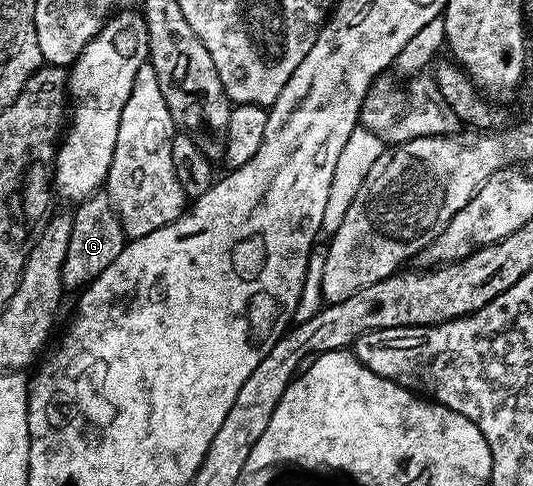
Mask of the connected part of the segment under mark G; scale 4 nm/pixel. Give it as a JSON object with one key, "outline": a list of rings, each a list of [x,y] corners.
{"outline":[[[97,192],[85,198],[71,211],[72,227],[70,228],[70,244],[66,247],[66,264],[62,264],[62,280],[69,291],[79,291],[93,282],[110,264],[114,264],[118,252],[126,245],[124,229],[120,217],[112,207],[107,193]]]}

